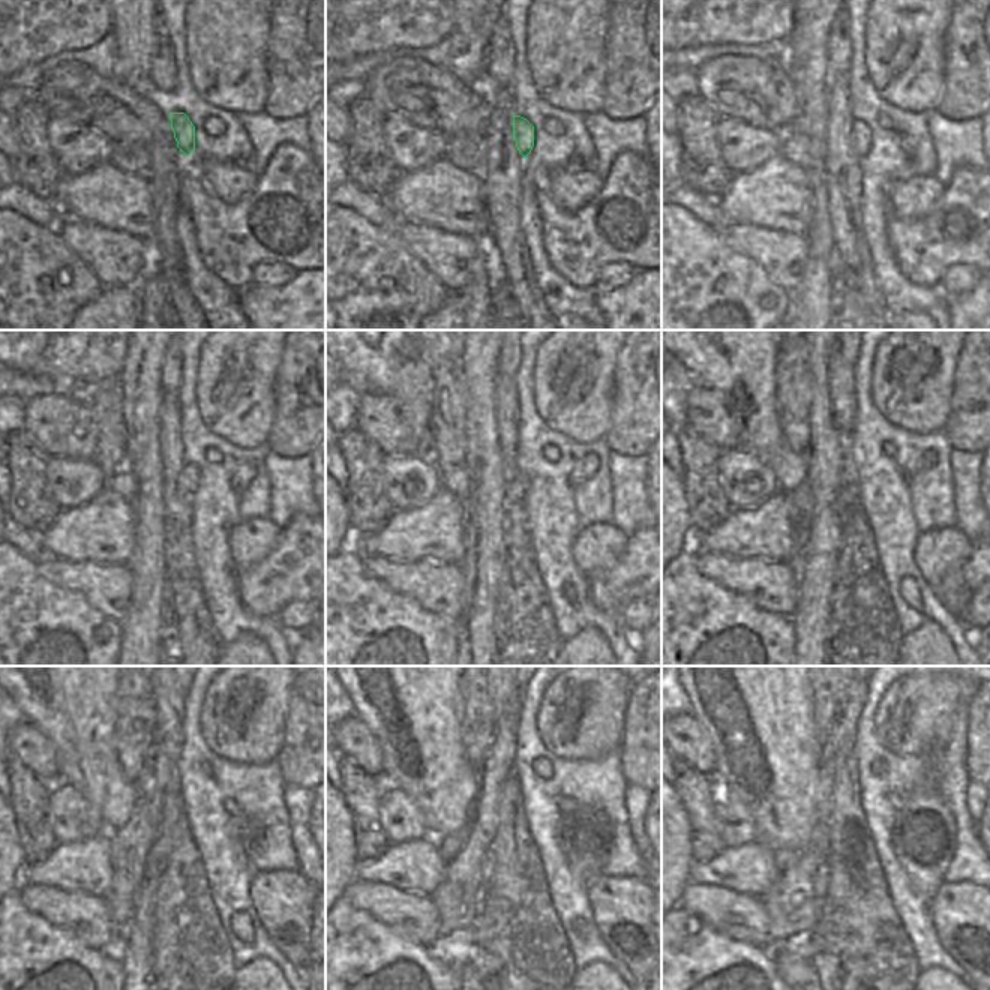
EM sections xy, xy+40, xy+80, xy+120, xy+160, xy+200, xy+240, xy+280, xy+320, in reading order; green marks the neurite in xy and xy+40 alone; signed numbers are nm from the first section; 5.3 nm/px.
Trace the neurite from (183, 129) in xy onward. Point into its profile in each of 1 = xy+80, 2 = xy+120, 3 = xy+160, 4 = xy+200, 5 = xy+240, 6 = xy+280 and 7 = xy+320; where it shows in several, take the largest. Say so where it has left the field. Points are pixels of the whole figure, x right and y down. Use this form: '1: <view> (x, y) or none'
1: xy+80 (861, 137)
2: xy+120 (188, 482)
3: xy+160 (518, 485)
4: xy+200 (849, 494)
5: xy+240 (161, 848)
6: xy+280 (486, 867)
7: xy+320 (821, 876)

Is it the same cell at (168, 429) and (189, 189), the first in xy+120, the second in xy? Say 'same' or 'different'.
different

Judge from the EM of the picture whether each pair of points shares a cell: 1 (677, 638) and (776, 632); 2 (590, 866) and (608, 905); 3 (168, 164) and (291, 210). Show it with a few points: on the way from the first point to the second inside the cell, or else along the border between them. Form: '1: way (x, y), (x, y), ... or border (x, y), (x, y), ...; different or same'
1: way (701, 632), (735, 621), (752, 626); same
2: border (600, 872), (588, 881); different
3: border (186, 170), (180, 180), (182, 204); different

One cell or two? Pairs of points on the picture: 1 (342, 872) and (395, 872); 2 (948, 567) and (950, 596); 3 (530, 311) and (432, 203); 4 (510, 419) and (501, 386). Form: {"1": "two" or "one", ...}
{"1": "two", "2": "one", "3": "two", "4": "one"}

